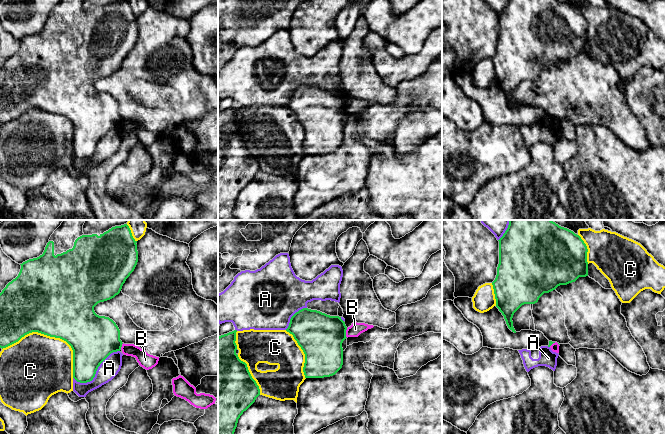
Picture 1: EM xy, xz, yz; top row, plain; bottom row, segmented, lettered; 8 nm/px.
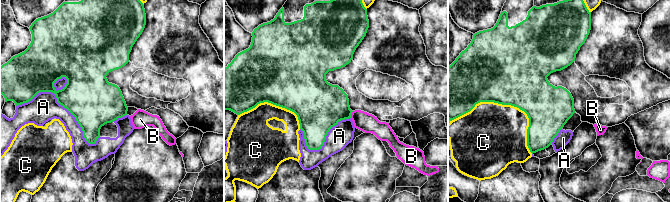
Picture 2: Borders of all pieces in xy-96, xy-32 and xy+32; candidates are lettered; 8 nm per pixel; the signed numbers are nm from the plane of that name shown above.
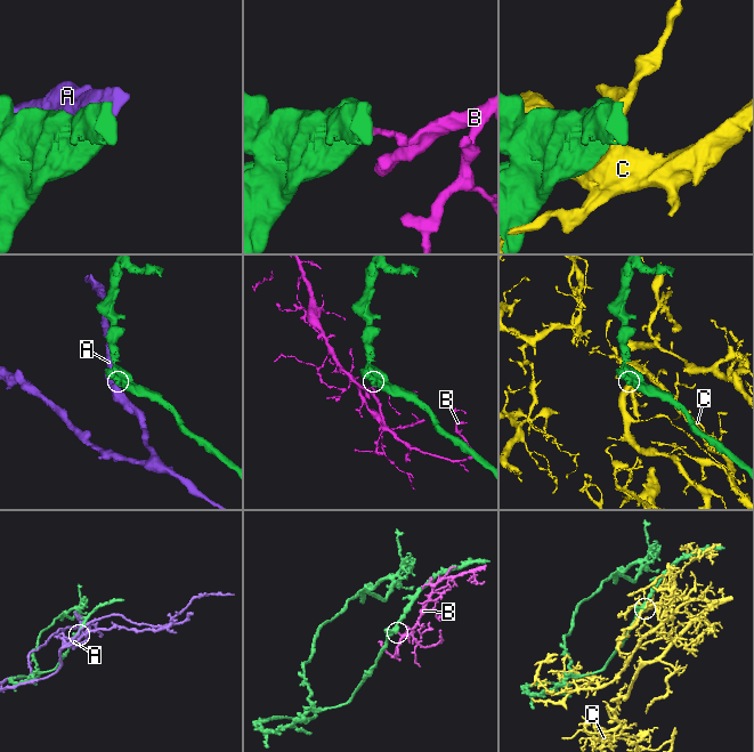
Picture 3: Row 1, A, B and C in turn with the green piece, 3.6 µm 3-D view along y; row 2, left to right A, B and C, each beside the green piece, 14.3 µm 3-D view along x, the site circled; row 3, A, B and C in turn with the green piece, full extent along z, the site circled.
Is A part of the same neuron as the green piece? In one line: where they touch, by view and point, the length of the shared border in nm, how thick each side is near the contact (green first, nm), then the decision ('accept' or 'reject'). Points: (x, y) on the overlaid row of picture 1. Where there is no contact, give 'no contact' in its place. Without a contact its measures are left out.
xy (95, 372) | 440 nm | 360/160 nm | reject

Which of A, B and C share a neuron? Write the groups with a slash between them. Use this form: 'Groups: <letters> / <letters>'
Groups: A / B / C

